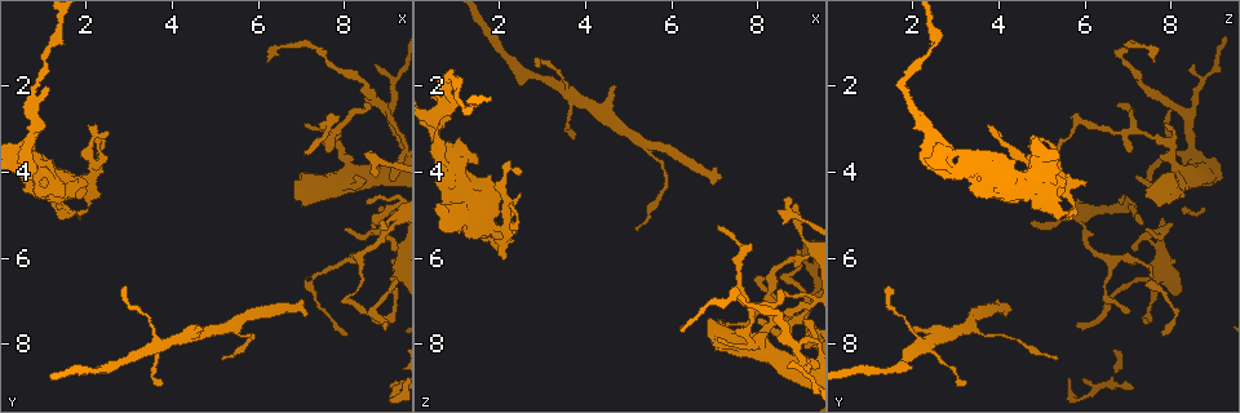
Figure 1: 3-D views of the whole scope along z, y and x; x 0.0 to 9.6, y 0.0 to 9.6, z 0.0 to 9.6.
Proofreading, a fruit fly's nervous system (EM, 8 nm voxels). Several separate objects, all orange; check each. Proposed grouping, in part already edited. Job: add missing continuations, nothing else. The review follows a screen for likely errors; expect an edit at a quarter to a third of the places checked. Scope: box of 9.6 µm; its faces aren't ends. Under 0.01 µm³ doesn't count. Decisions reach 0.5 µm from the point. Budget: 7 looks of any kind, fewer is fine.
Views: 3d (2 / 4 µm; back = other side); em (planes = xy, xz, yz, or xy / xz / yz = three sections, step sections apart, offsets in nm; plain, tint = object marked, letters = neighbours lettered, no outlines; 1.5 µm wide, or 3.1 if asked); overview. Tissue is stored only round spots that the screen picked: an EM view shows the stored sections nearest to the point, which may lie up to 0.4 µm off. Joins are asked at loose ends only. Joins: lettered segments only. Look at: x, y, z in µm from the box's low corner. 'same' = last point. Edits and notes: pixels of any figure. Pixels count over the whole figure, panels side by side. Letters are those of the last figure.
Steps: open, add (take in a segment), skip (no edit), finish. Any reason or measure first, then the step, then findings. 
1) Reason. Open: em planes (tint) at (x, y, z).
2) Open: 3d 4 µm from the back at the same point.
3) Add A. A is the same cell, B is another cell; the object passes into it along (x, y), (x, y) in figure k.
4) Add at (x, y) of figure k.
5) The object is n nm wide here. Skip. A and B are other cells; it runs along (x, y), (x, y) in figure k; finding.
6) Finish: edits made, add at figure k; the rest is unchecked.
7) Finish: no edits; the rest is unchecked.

Free end. Open: em planes (tint) at (9.10, 4.20, 7.45).

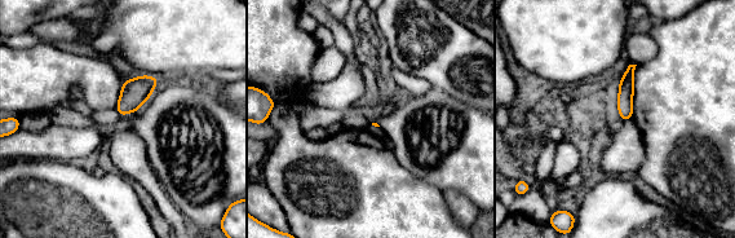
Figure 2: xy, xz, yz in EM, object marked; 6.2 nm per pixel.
Open: em planes (letters) at the same point.

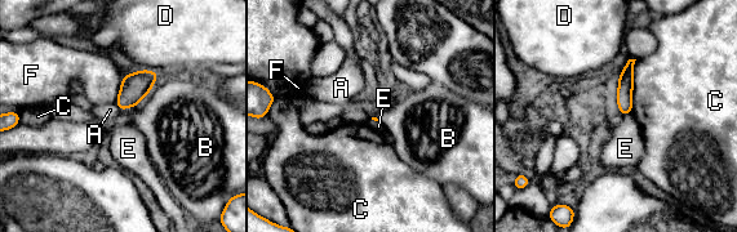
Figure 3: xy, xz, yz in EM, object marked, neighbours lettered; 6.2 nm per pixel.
Skip. A, B, C, D, E and F are other cells; a border runs along (115, 103), (119, 110) in figure 3; no lettered segment goes on from it.

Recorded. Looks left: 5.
Thin end. Open: 3d 2 µm at (4.65, 7.65, 1.95).

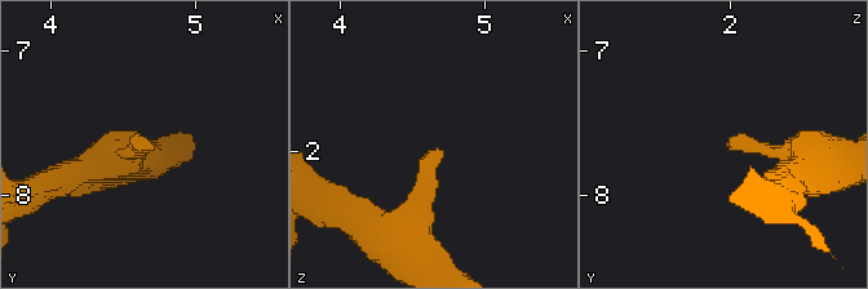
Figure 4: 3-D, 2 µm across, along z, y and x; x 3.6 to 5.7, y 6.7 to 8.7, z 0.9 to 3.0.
Open: em planes (letters) at (4.68, 7.60, 2.00).

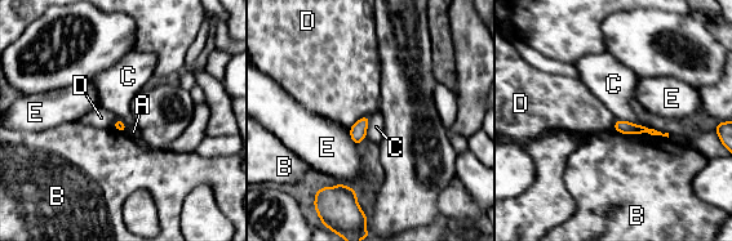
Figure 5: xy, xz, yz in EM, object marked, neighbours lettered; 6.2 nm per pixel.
Skip. A, B, C, D and E are other cells; a border runs along (616, 119), (642, 125) in figure 5; none of them fits.

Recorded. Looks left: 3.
Tapers out. Open: 3d 4 µm at (2.90, 6.75, 1.55).

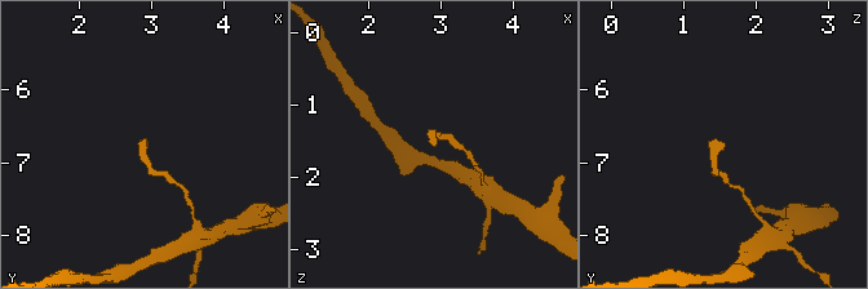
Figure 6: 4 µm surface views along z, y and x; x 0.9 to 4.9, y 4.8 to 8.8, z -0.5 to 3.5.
Shape alone is not enough. Open: em xz step 8 (letters) at (2.85, 6.70, 1.60).

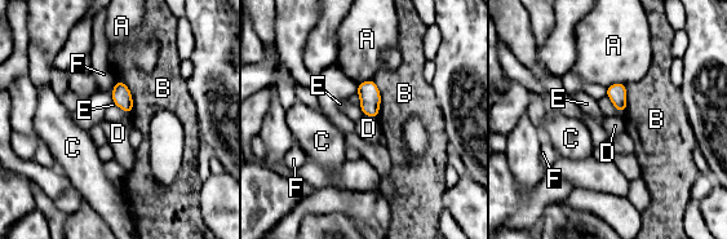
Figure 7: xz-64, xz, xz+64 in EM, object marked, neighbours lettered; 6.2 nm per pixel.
Cut it another way. Open: em planes (letters) at the same point.

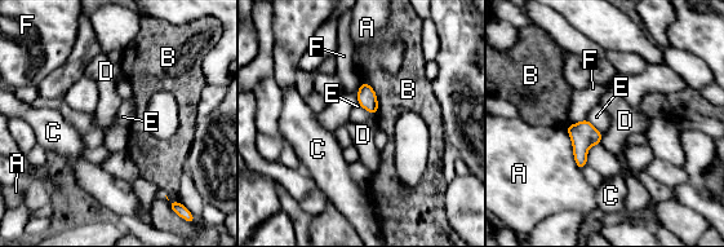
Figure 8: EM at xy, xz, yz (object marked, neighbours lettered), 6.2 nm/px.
The object is 120 nm wide here. Skip. A, B, C, D, E and F are other cells; a border runs along (358, 102), (369, 113), (376, 114) in figure 8; no lettered segment goes on from it.

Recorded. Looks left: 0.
Finish: no edits; the rest is unchecked.

